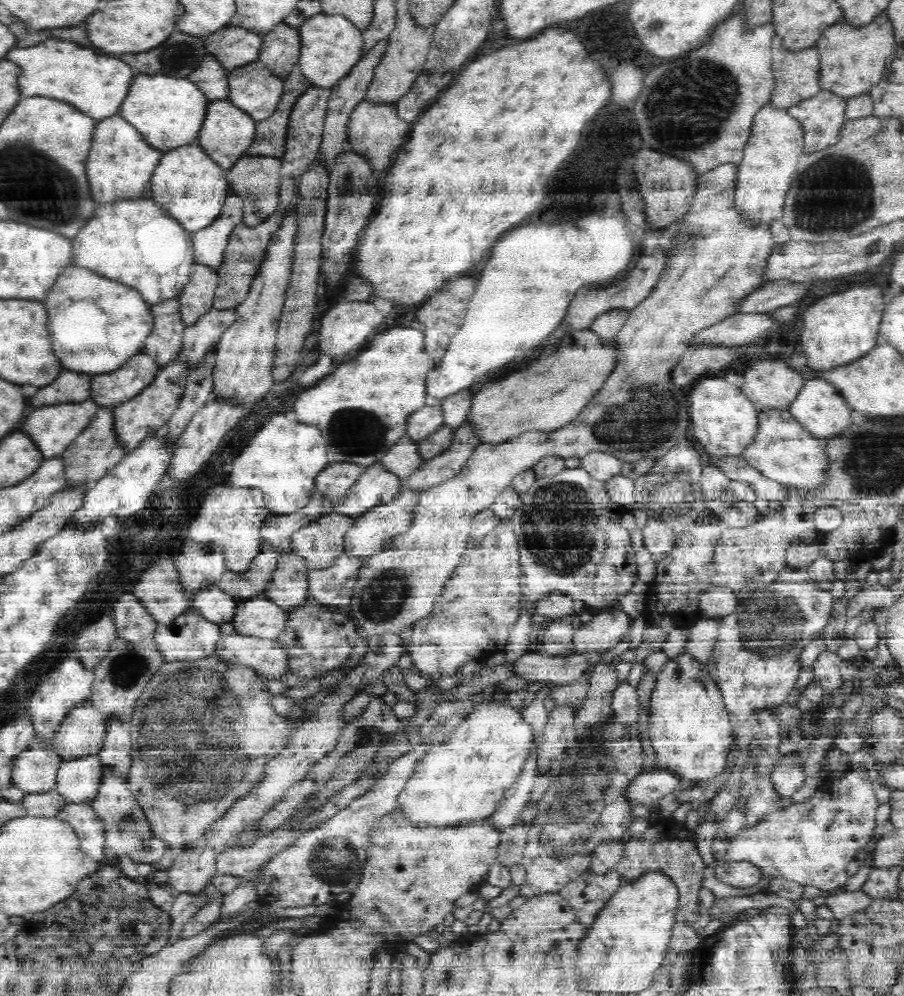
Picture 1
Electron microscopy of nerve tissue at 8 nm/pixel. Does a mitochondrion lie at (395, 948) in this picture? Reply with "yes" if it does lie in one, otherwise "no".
no

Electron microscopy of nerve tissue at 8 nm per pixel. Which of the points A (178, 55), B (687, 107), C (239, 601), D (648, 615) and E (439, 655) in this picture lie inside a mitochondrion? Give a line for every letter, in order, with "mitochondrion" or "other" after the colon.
A: mitochondrion
B: mitochondrion
C: other
D: other
E: other

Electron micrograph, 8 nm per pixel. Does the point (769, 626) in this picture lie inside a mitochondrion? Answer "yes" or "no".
yes

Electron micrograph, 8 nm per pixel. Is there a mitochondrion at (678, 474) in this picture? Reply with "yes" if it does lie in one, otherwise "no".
yes

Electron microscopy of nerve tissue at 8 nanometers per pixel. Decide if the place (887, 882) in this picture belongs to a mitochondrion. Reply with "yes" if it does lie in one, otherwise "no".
no

